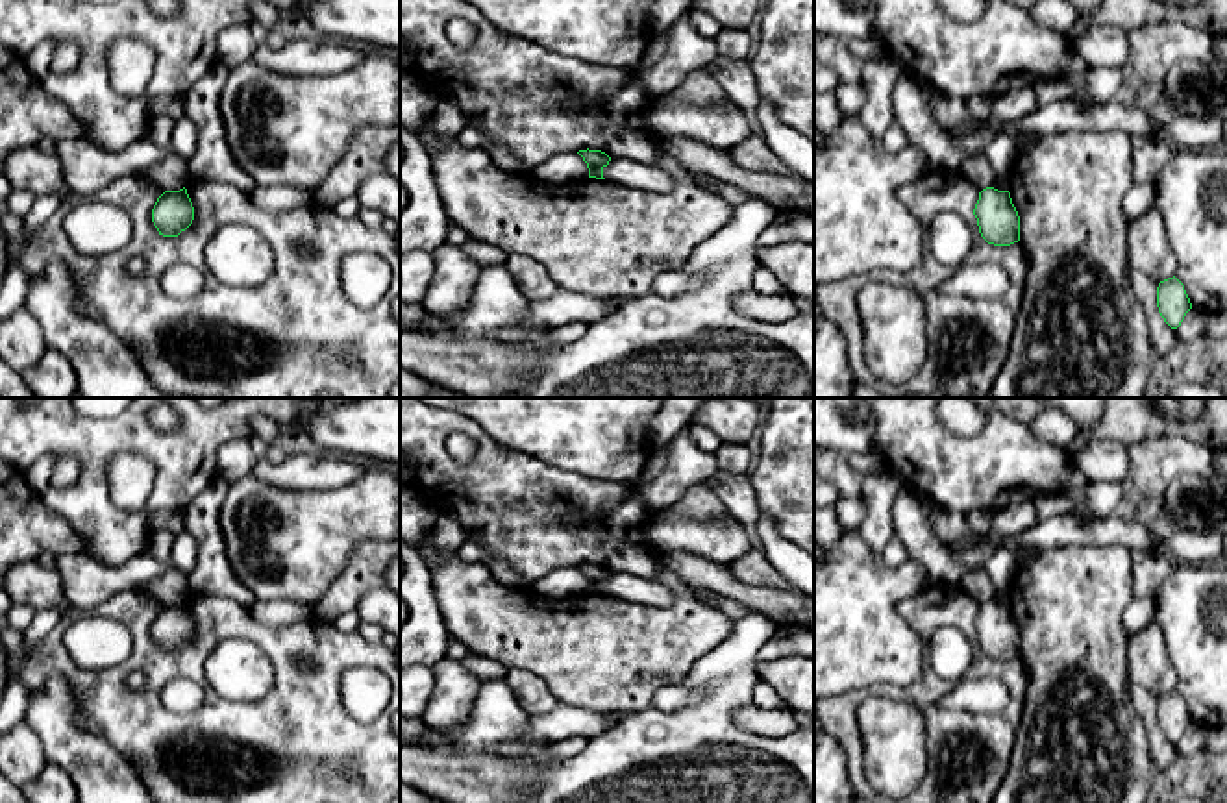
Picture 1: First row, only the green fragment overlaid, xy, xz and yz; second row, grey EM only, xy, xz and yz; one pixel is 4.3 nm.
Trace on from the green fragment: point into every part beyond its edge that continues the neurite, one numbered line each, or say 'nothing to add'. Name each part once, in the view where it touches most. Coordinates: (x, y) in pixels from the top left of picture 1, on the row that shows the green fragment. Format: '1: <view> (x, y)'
nothing to add

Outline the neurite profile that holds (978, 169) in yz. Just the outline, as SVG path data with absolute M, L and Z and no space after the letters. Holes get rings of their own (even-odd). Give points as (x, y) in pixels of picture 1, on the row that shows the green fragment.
M983 154L964 159L959 172L962 172L979 191L992 187L996 178L994 168Z

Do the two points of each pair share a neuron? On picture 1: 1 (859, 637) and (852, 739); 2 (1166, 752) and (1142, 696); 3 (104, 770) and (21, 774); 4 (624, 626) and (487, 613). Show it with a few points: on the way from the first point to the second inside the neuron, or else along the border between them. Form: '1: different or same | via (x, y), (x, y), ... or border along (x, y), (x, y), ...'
1: different | border along (898, 685), (857, 687), (833, 696)
2: same | via (1155, 739), (1146, 709)
3: different | border along (26, 722), (49, 761)
4: same | via (591, 626), (520, 626)

